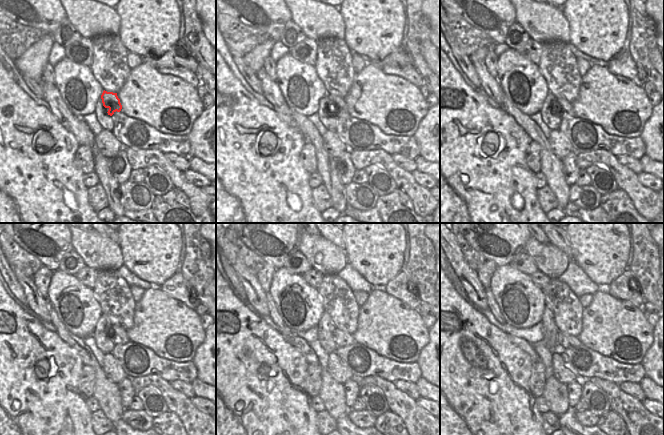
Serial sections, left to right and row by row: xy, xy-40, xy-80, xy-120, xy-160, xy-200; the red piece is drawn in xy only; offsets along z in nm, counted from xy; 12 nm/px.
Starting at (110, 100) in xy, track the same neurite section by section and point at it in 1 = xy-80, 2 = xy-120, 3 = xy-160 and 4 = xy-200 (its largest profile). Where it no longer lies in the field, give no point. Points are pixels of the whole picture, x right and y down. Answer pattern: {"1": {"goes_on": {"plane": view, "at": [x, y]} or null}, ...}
{"1": {"goes_on": {"plane": "xy-80", "at": [564, 109]}}, "2": {"goes_on": {"plane": "xy-120", "at": [117, 334]}}, "3": {"goes_on": {"plane": "xy-160", "at": [341, 338]}}, "4": {"goes_on": {"plane": "xy-200", "at": [565, 341]}}}

